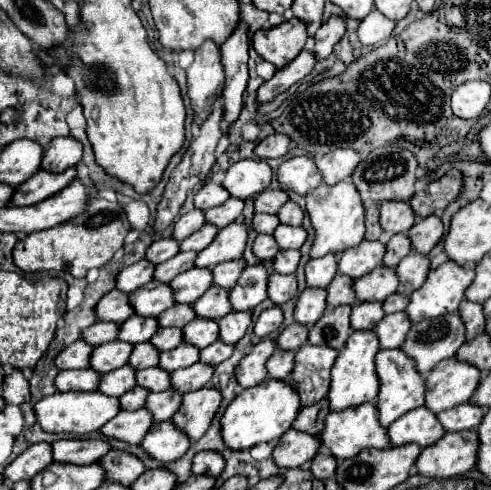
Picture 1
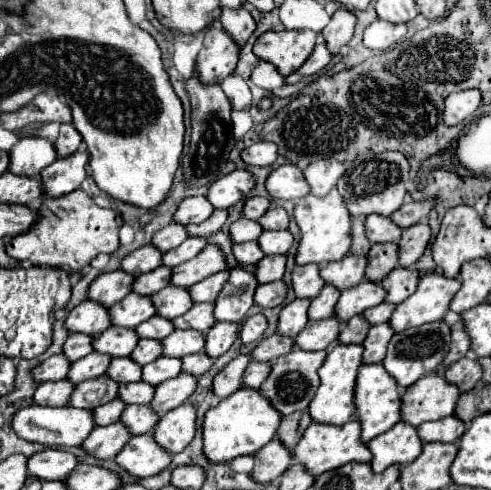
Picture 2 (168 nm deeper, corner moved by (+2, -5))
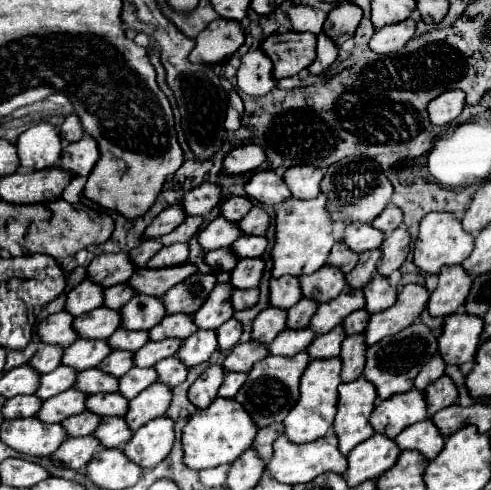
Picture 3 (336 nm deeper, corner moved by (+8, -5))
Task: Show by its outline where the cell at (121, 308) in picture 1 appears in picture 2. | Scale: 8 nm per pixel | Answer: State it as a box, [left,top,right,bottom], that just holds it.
[64,302,110,336]

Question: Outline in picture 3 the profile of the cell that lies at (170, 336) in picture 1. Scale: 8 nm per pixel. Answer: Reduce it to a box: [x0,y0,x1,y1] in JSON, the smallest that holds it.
[100,350,134,378]

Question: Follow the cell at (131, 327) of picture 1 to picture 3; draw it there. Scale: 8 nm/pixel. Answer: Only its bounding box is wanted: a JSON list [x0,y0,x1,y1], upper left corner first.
[62,338,112,370]

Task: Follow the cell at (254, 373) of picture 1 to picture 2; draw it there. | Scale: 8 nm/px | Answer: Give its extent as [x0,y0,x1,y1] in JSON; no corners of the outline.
[212,356,250,398]

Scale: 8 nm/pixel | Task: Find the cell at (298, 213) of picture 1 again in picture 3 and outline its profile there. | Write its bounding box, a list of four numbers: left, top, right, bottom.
[240,206,272,236]

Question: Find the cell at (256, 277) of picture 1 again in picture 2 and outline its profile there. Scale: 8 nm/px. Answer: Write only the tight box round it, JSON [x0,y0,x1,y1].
[214,268,258,322]

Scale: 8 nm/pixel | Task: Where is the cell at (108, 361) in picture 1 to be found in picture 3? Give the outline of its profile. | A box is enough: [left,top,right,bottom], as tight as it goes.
[36,366,78,400]

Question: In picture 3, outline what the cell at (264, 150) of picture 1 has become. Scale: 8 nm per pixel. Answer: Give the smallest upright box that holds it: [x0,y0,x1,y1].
[224,142,266,174]

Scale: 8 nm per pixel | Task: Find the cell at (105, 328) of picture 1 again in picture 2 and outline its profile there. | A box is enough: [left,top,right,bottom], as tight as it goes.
[62,334,90,362]

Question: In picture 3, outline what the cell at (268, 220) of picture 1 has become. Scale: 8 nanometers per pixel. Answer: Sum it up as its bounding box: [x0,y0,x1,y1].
[200,216,244,252]

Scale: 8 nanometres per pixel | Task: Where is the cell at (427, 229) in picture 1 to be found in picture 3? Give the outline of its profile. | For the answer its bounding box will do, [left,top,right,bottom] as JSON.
[378,224,412,276]

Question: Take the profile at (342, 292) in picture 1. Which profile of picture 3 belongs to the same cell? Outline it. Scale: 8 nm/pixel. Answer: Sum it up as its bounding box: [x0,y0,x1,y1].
[288,298,318,330]

